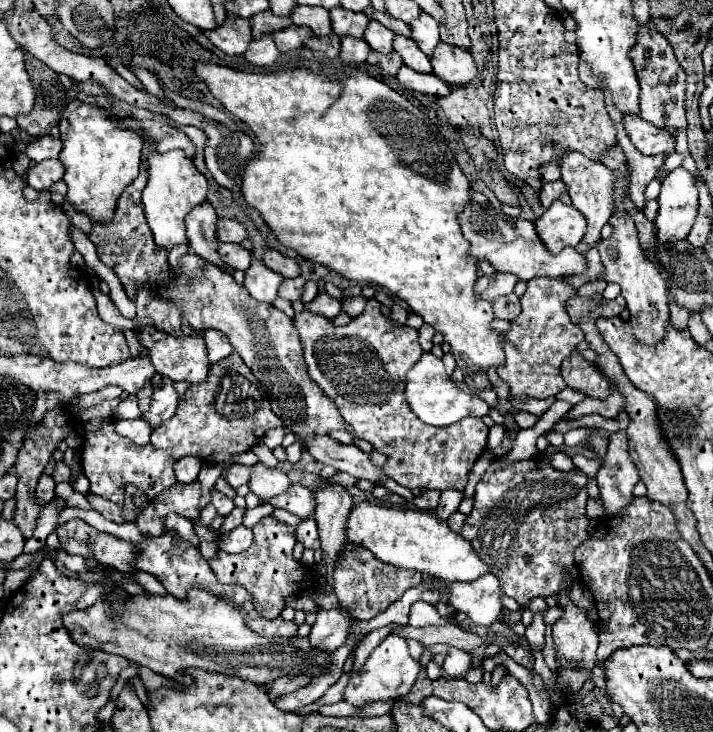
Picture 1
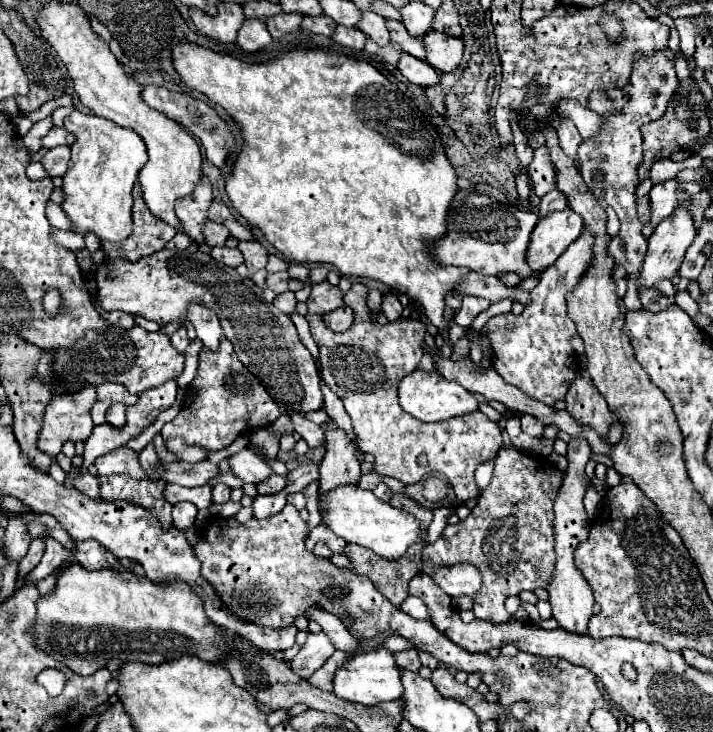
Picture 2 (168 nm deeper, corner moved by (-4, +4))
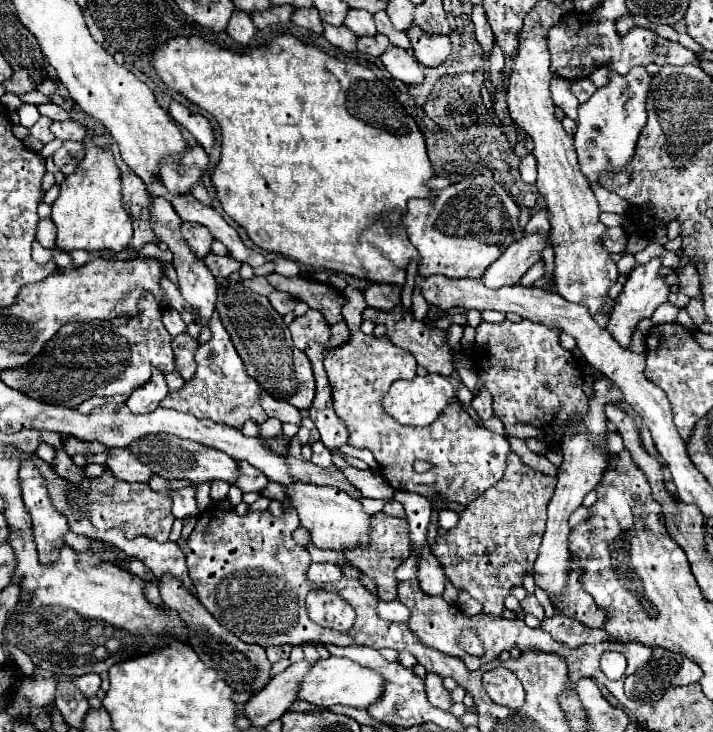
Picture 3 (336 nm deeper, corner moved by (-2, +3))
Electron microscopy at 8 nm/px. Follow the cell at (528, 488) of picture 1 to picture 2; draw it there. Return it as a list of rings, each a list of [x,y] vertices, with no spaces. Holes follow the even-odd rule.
[[[502,447],[496,455],[496,467],[490,485],[480,493],[478,505],[472,509],[470,517],[466,521],[460,521],[456,525],[446,525],[438,541],[426,545],[422,549],[422,561],[424,561],[424,573],[428,577],[434,575],[434,569],[438,567],[452,567],[456,563],[472,563],[480,569],[484,577],[484,589],[476,593],[473,612],[475,618],[486,619],[492,623],[504,623],[510,620],[511,615],[505,608],[508,595],[518,595],[520,591],[536,591],[538,587],[544,587],[550,583],[554,573],[554,499],[562,485],[562,471],[552,467],[546,457],[534,457],[528,453],[522,453],[514,447]]]

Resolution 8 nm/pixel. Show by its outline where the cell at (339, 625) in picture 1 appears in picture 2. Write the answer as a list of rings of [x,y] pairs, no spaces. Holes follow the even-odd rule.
[[[320,631],[320,633],[308,633],[308,641],[306,645],[300,649],[300,653],[292,659],[290,667],[294,669],[296,675],[300,675],[302,679],[308,679],[316,669],[320,669],[326,659],[334,653],[334,645],[330,641],[330,637]]]

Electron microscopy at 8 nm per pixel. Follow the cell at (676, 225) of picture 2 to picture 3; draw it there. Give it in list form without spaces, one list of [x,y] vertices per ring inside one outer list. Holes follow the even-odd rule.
[[[654,258],[650,260],[648,264],[644,266],[636,266],[632,270],[632,274],[628,276],[628,282],[624,284],[624,290],[620,292],[620,296],[616,298],[614,302],[614,310],[610,312],[610,320],[608,320],[608,326],[606,330],[612,334],[612,338],[622,346],[622,348],[628,348],[630,342],[632,342],[632,332],[636,330],[638,322],[644,320],[644,318],[650,318],[654,314],[654,310],[666,302],[668,294],[670,294],[670,286],[666,284],[664,278],[658,276],[662,268],[662,260],[660,258]]]

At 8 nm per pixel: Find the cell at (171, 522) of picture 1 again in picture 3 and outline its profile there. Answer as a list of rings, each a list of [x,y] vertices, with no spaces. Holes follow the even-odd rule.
[[[186,486],[186,488],[170,492],[170,496],[172,496],[172,514],[176,518],[186,518],[186,516],[196,516],[198,514],[194,492],[196,492],[196,486]]]

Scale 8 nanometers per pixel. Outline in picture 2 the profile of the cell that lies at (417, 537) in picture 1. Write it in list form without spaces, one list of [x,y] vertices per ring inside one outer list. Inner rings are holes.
[[[360,487],[336,489],[336,493],[332,493],[332,501],[328,501],[328,505],[320,505],[320,513],[322,523],[326,523],[338,537],[346,539],[348,543],[372,549],[376,555],[388,561],[398,561],[406,555],[408,547],[418,541],[426,543],[426,529],[422,529],[422,523],[414,515],[380,501],[372,491],[364,491]]]

